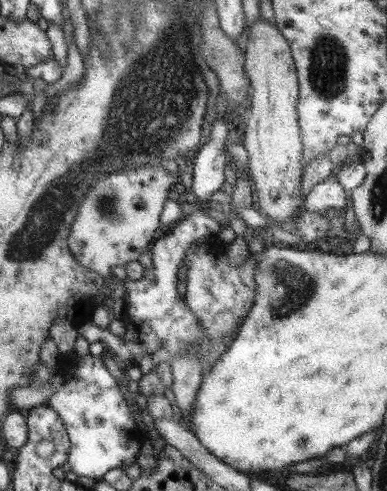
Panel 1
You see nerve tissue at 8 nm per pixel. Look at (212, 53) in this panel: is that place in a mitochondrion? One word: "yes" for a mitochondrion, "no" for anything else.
yes

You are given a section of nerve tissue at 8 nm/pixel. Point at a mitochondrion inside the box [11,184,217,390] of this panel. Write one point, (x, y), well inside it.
(107, 201)

